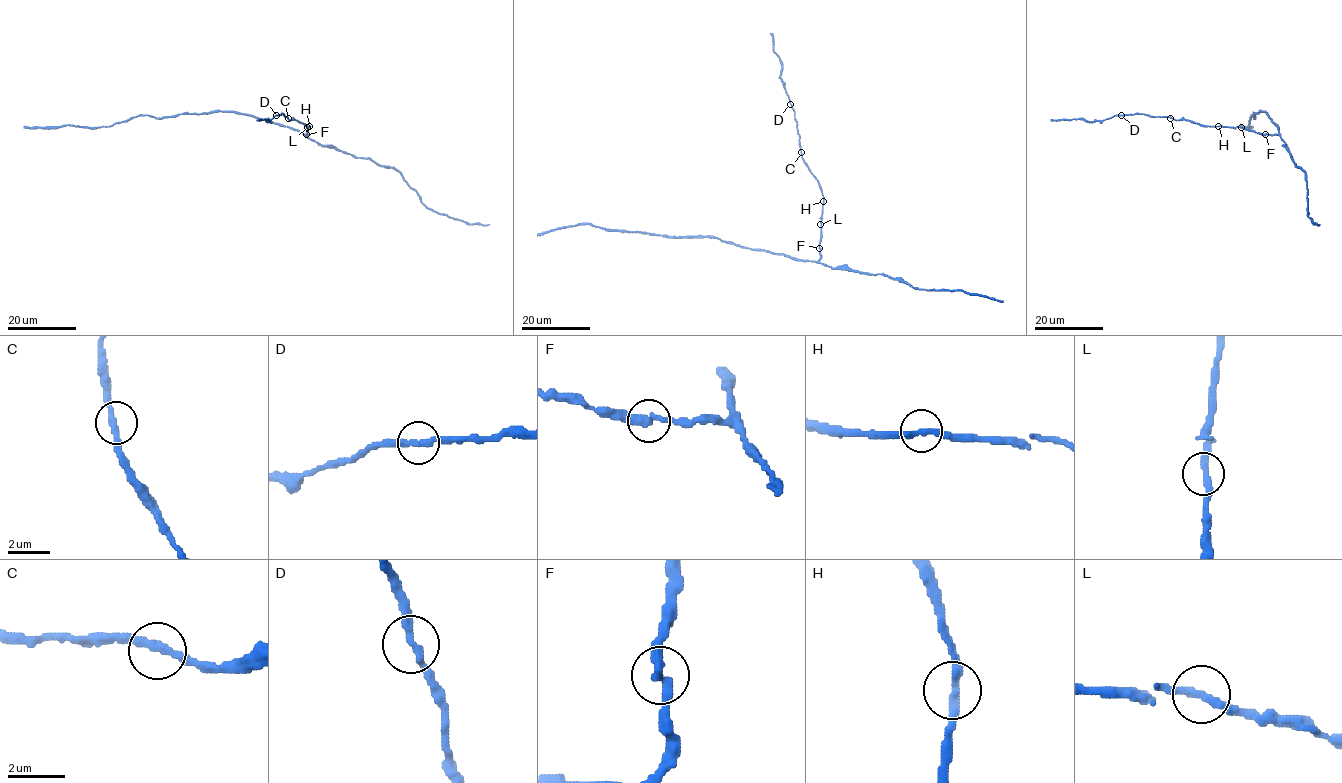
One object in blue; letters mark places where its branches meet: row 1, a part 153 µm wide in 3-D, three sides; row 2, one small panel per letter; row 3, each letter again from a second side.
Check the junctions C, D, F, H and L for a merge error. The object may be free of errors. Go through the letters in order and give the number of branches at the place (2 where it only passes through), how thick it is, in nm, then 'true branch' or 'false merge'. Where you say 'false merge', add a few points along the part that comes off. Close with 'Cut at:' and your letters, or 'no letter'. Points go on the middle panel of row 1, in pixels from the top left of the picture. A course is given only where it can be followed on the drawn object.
C: 2 branches meet; 280 nm thick; true branch
D: 2 branches meet; 280 nm thick; true branch
F: 2 branches meet; 360 nm thick; true branch
H: 2 branches meet; 320 nm thick; true branch
L: 2 branches meet; 300 nm thick; true branch
Cut at: no letter

